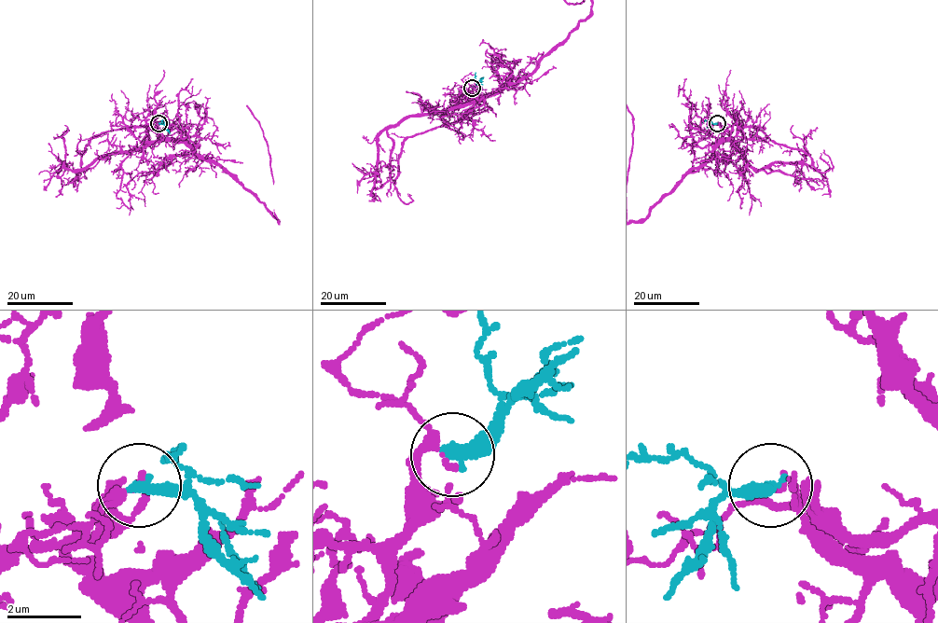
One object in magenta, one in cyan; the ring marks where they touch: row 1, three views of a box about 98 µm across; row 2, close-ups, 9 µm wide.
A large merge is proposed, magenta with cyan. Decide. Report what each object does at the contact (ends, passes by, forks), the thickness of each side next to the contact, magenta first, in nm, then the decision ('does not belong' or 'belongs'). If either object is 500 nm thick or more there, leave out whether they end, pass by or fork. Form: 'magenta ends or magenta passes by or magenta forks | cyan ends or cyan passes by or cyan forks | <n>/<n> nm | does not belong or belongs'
magenta passes by | cyan ends | 220/380 nm | does not belong

